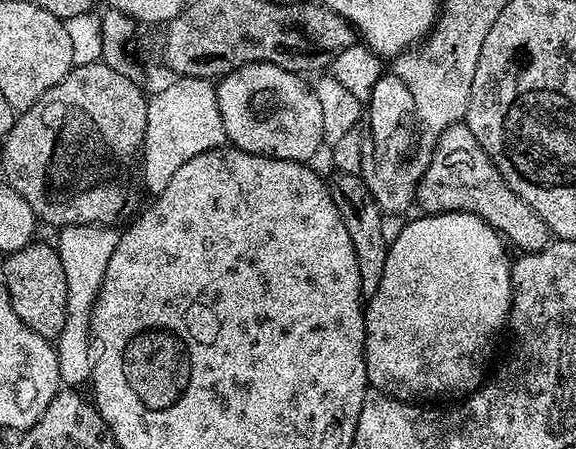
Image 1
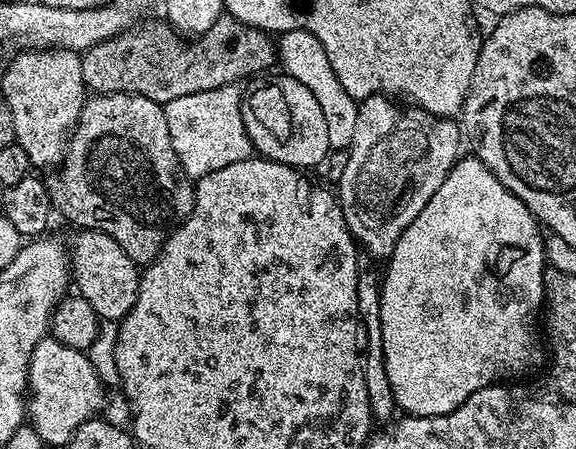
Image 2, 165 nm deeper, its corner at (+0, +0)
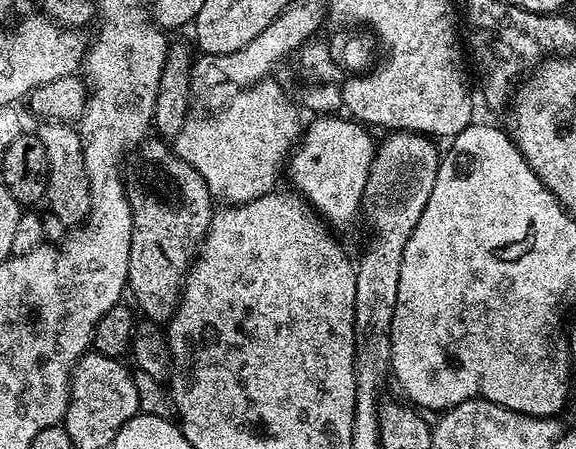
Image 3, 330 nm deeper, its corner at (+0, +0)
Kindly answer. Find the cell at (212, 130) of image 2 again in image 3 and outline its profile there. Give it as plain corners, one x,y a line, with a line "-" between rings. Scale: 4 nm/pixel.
276,78
259,80
237,92
217,116
187,119
174,141
176,155
202,174
212,197
229,205
245,204
273,191
302,135
301,109
292,105

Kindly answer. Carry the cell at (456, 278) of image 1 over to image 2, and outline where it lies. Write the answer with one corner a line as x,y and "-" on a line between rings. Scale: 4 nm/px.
469,154
468,157
466,156
467,155
456,161
456,164
453,165
449,173
446,174
446,178
445,181
442,182
442,186
440,186
438,190
435,191
434,196
430,198
430,202
427,202
422,212
414,218
414,222
412,222
412,224
406,228
402,236
398,238
397,245
394,246
391,256
386,260
388,269
385,270
384,276
382,272
382,283
380,284
380,317
382,318
382,354
384,355
384,369
386,370
386,378
390,378
390,386
394,390
397,409
399,409
401,413
409,416
441,416
442,414
446,414
450,410
457,408
462,402
466,402
466,398
470,398
470,394
474,394
483,388
488,388
492,384
512,382
517,378
527,377
524,376
527,372
534,371
540,363
543,365
546,360
546,344
542,339
541,329
540,332
536,329
536,319
538,319
539,316
541,319
542,309
546,304
546,271
544,272
544,268
546,269
546,236
542,231
542,225
540,221
536,219
535,214
533,214
515,194
510,190
506,190
506,186
502,186
502,182
498,182
498,178
485,164
482,163
481,160
472,154

